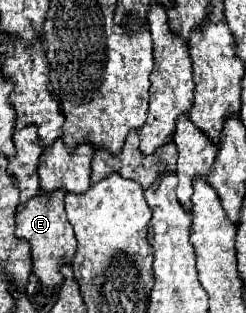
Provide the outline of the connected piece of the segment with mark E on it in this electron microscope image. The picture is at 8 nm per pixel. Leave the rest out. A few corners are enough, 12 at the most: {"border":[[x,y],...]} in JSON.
{"border":[[64,190],[18,208],[16,236],[52,294],[72,264],[76,238]]}

